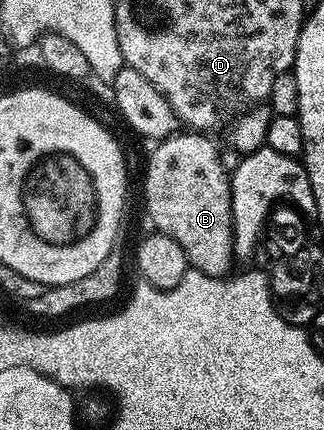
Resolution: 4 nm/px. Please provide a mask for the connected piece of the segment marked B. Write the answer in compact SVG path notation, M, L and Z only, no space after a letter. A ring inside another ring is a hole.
M176 131L171 137L159 140L146 165L146 213L153 228L168 235L184 247L191 266L213 277L226 277L236 265L233 251L233 215L230 198L231 174L222 166L222 157L207 134L197 131Z

